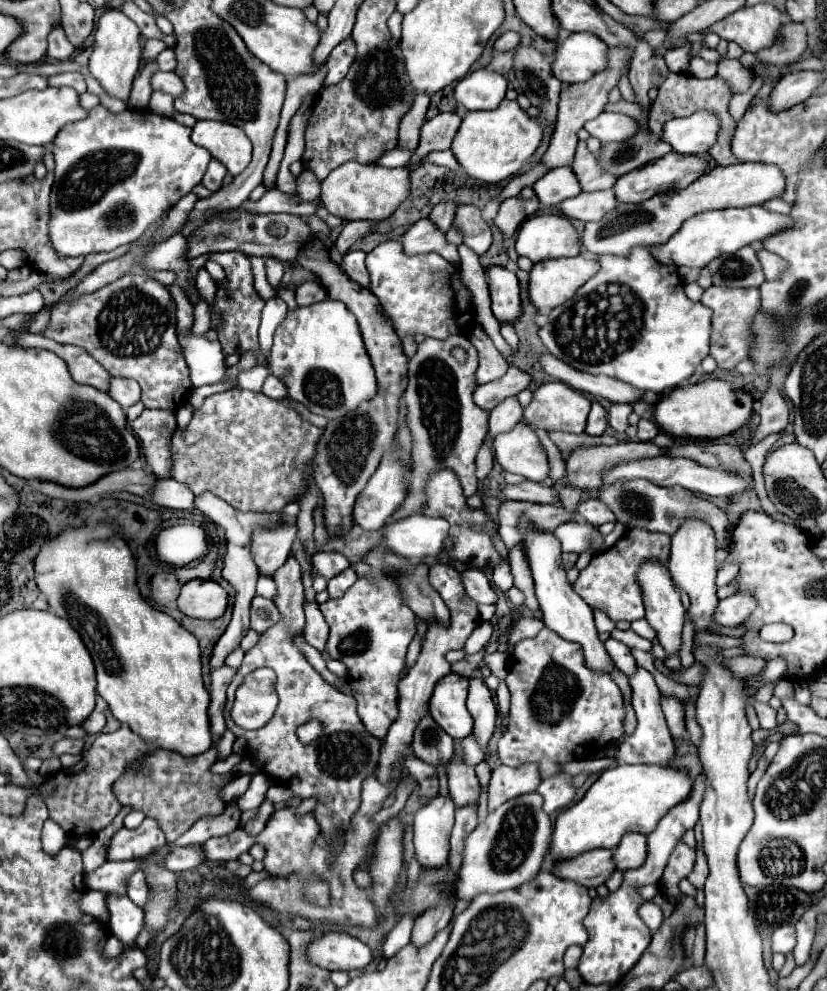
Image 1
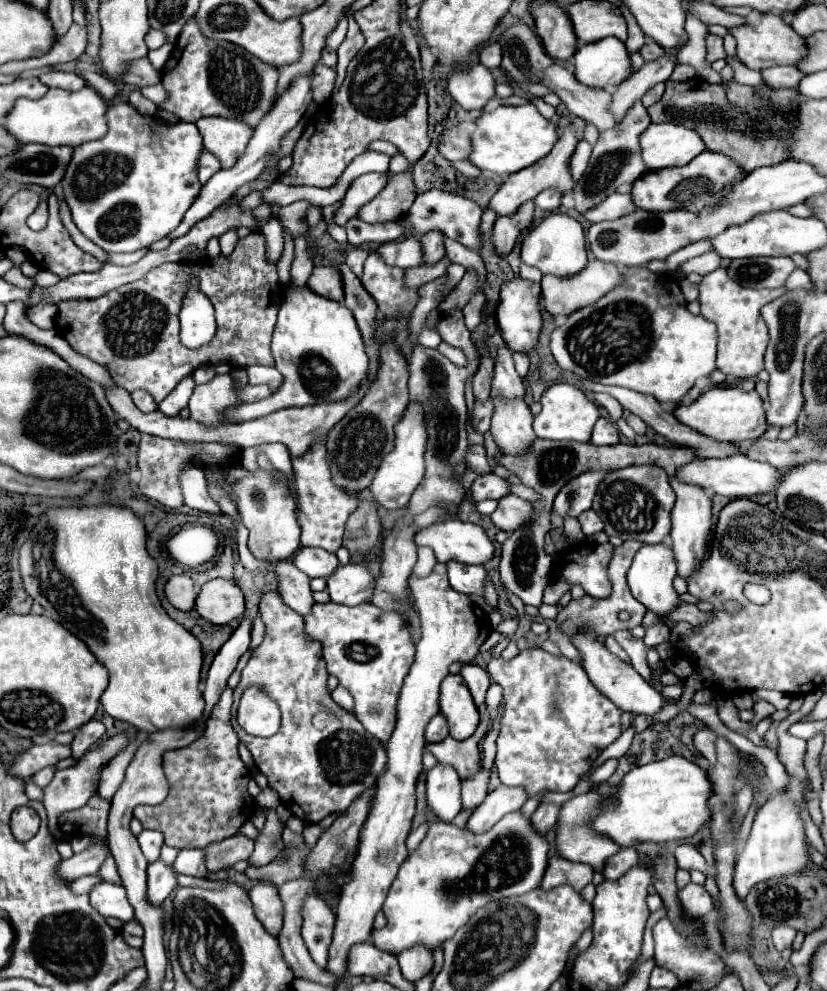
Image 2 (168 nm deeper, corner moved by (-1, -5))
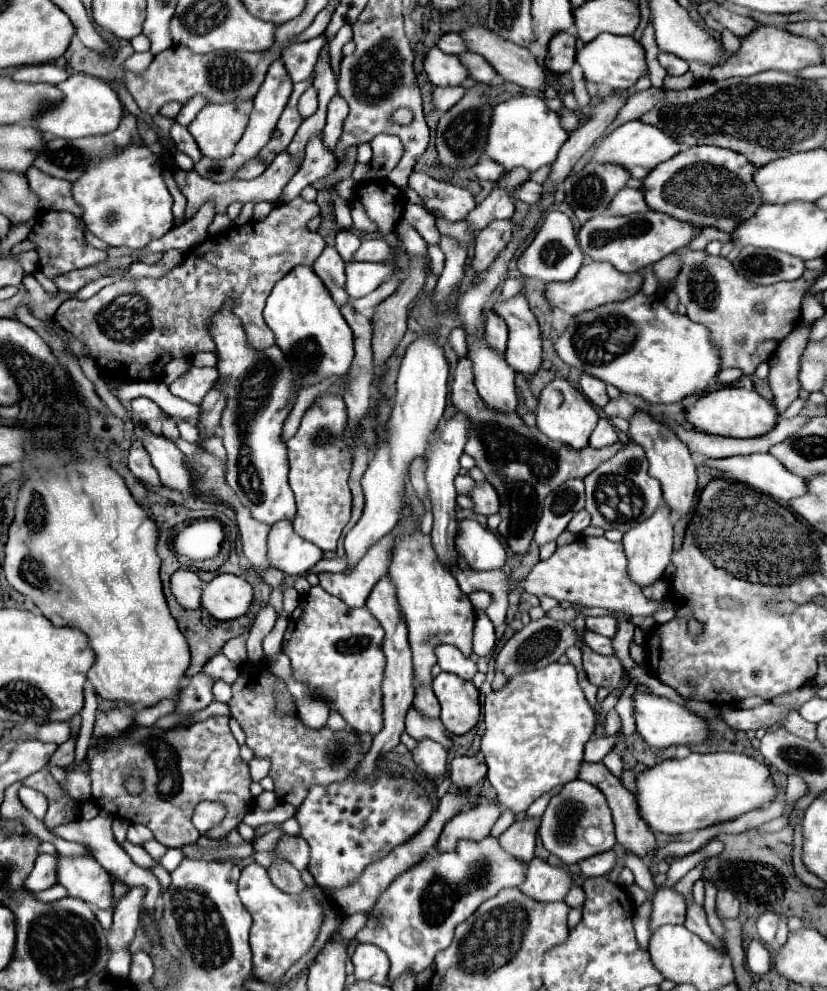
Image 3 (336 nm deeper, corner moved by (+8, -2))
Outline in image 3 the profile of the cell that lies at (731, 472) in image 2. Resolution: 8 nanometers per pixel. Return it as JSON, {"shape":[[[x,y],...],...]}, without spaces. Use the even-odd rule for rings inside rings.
{"shape":[[[755,453],[755,455],[735,455],[735,457],[725,457],[725,459],[707,459],[705,465],[715,471],[715,475],[719,479],[729,479],[729,481],[737,481],[743,483],[747,487],[753,487],[759,493],[765,493],[773,499],[781,499],[781,501],[789,501],[793,497],[799,497],[801,493],[805,493],[805,479],[799,475],[789,473],[773,455],[769,453]]]}

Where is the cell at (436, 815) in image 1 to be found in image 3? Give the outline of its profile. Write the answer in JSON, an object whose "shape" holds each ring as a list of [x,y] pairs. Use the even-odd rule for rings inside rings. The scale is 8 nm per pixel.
{"shape":[[[419,741],[413,751],[415,765],[431,779],[443,777],[447,773],[447,751],[435,741]]]}

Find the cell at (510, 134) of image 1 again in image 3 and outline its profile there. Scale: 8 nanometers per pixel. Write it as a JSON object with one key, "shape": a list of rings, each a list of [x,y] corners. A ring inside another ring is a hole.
{"shape":[[[521,95],[501,101],[493,107],[483,153],[501,167],[505,167],[505,171],[513,167],[537,171],[539,167],[553,163],[557,159],[557,153],[565,141],[567,131],[559,125],[559,115],[555,111],[549,111],[541,97]]]}

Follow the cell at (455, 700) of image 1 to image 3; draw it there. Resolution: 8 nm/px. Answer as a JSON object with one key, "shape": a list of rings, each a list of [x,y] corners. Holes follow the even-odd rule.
{"shape":[[[439,673],[431,687],[441,705],[441,721],[451,735],[463,735],[477,725],[479,691],[471,681],[461,681],[453,673]]]}

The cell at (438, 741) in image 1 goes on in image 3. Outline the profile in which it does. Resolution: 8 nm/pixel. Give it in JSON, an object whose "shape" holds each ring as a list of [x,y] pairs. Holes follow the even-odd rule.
{"shape":[[[419,685],[419,689],[415,689],[413,707],[427,719],[439,717],[439,701],[437,701],[431,685]]]}

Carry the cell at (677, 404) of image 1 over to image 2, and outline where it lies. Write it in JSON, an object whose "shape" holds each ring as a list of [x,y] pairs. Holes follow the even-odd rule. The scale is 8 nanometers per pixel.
{"shape":[[[716,386],[712,390],[708,390],[706,394],[702,394],[696,402],[692,402],[690,406],[680,404],[674,412],[674,416],[678,420],[682,420],[682,424],[704,432],[706,436],[720,440],[720,442],[742,442],[742,440],[756,440],[760,438],[768,424],[766,424],[766,412],[762,406],[762,398],[758,396],[758,392],[744,392],[740,388],[732,388],[732,386]]]}

